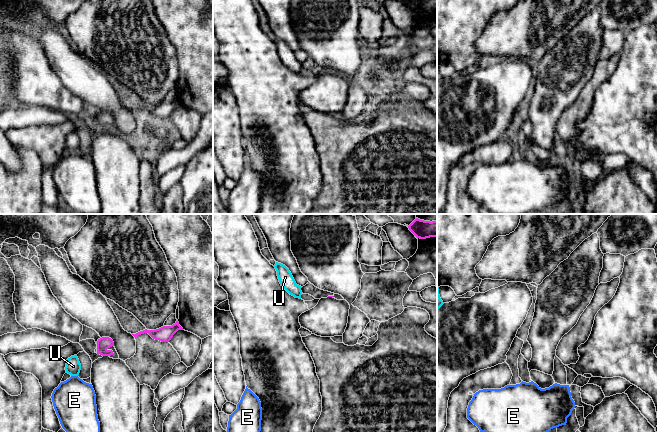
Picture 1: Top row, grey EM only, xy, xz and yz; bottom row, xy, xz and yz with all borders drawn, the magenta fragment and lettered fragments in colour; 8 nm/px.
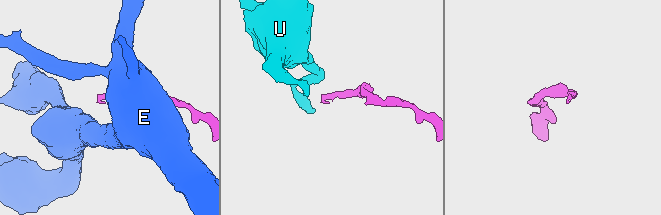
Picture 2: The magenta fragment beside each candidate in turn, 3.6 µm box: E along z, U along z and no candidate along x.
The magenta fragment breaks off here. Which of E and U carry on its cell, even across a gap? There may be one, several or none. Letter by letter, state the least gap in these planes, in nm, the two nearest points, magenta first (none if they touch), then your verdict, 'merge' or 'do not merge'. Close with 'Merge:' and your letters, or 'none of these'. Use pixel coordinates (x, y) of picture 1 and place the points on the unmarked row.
E: gap 240 nm; span xy (97, 129), (77, 152); do not merge
U: gap 160 nm; span xy (97, 129), (78, 135); do not merge
Merge: none of these

